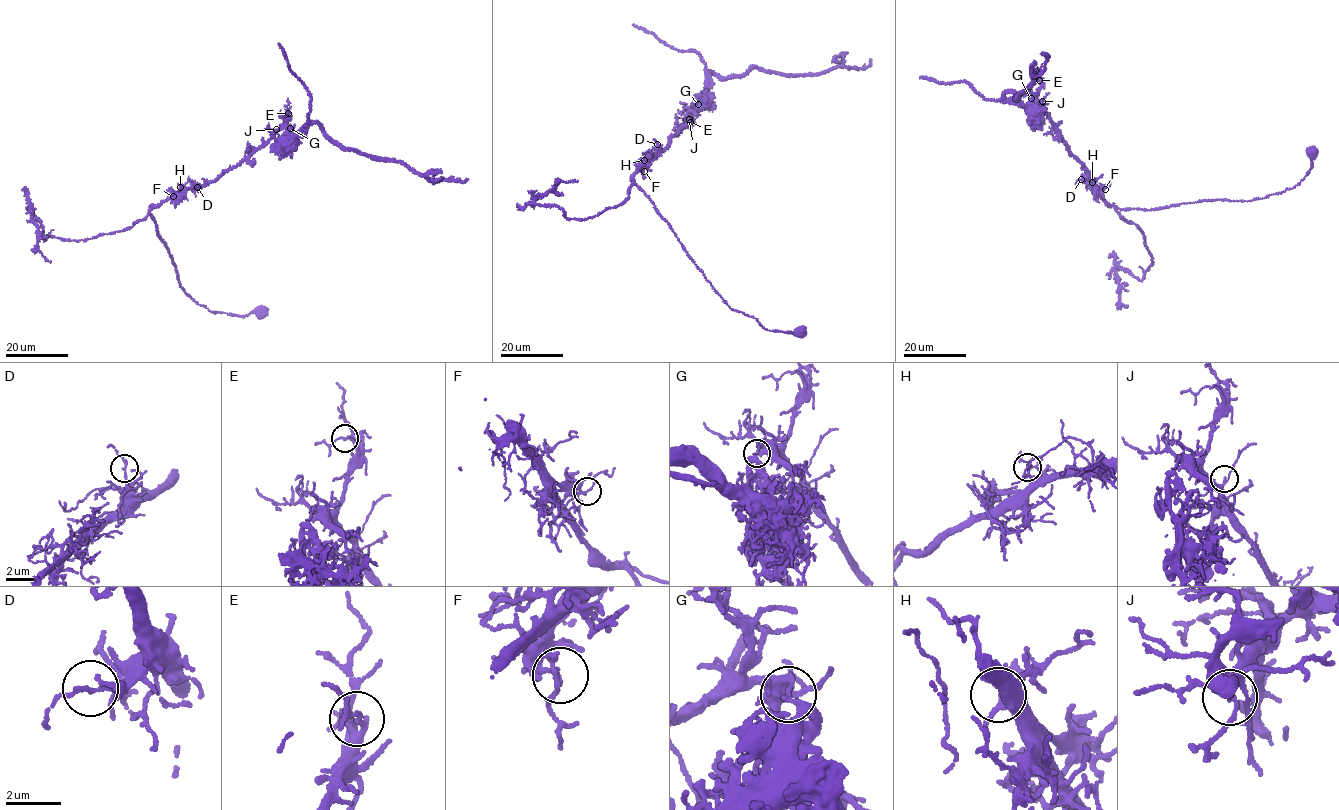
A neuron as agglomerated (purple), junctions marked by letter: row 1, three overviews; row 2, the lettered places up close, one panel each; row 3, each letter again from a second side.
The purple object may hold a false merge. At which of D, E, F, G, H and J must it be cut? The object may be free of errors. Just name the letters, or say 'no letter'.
G

